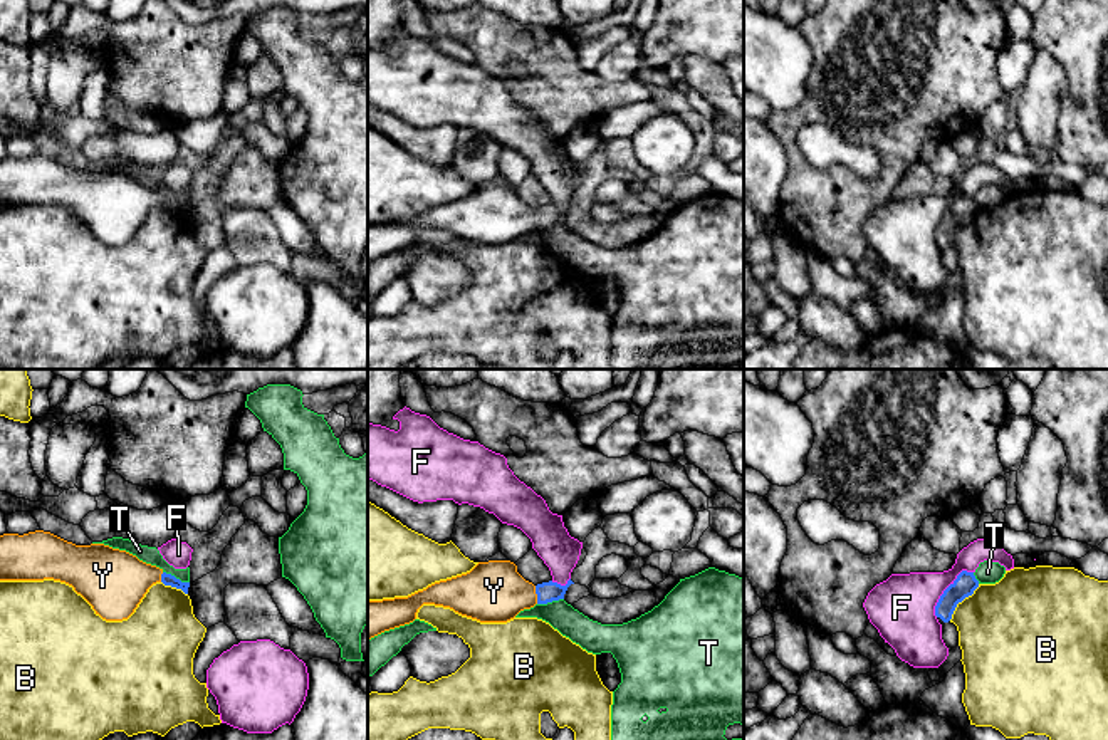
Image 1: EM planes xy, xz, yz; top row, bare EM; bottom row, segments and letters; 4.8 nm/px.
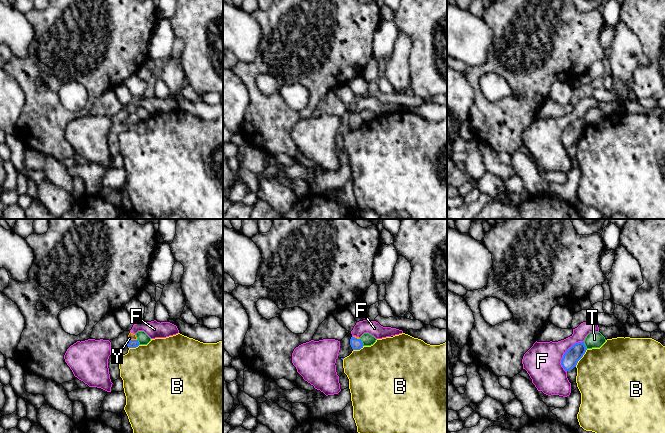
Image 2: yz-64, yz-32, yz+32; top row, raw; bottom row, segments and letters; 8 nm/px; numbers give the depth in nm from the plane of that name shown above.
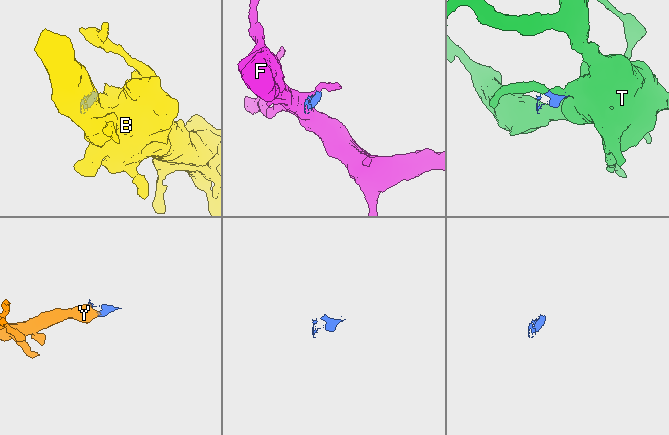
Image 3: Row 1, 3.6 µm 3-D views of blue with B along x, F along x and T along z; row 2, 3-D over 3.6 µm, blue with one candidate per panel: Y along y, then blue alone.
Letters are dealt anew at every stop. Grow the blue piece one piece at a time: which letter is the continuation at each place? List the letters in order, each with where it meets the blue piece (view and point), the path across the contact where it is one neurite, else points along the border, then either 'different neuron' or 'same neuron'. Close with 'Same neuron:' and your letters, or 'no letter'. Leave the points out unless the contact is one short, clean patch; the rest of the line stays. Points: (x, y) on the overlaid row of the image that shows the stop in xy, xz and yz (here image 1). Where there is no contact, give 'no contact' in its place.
B: yz (961, 601) | along yz (979, 584), (957, 604), (949, 620) | different neuron
F: yz (945, 589) | along yz (972, 571), (962, 571), (944, 591), (935, 606), (935, 616) | different neuron
T: xy (175, 578) | along xy (163, 571), (188, 583) | different neuron
Y: xz (536, 593) | across xz (549, 591), (536, 593), (494, 591) | same neuron
Same neuron: Y

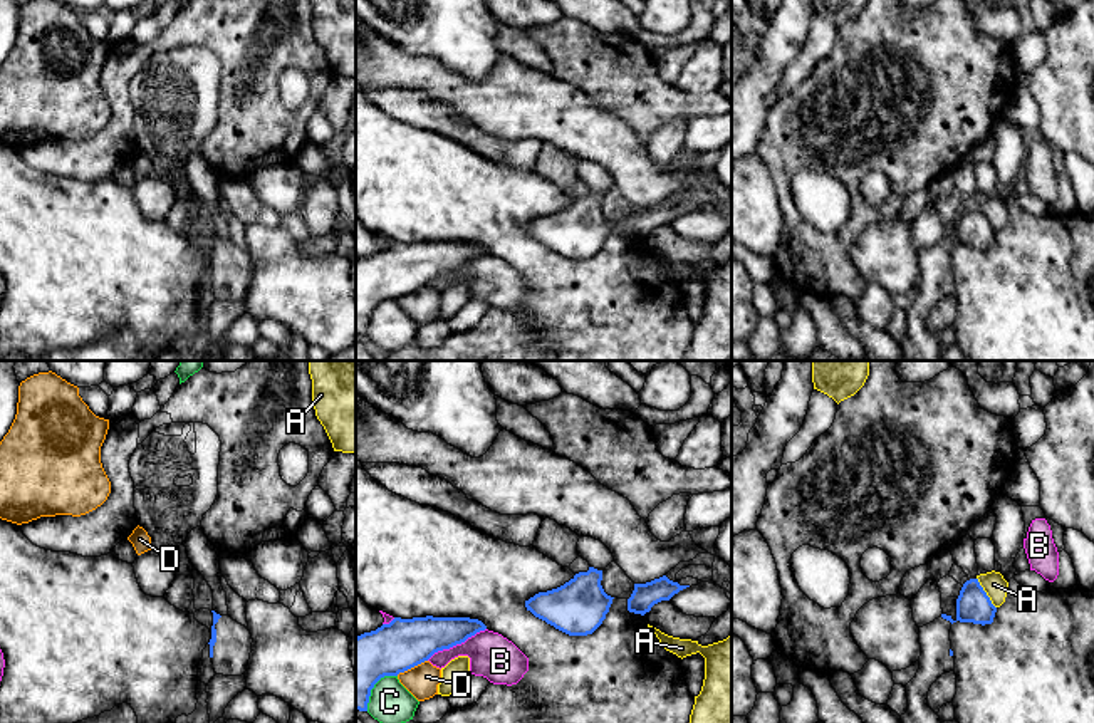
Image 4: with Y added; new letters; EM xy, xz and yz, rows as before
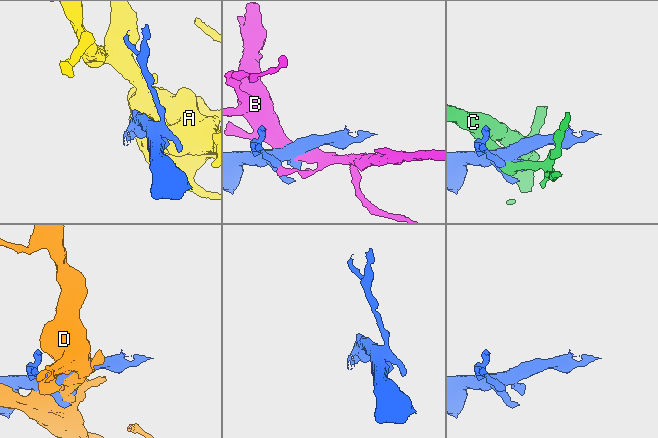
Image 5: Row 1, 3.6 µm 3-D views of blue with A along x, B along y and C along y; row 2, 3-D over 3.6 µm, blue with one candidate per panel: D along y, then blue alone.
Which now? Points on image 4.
A: yz (985, 592) | different neuron
B: xz (455, 644) | different neuron
C: xz (373, 686) | different neuron
D: xz (411, 666) | different neuron
Same neuron: no letter

